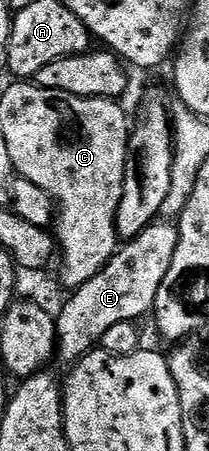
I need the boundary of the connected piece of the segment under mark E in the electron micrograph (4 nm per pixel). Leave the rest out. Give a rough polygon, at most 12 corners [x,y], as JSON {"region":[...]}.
{"region":[[160,219],[55,314],[75,363],[110,327],[156,308],[179,228]]}

